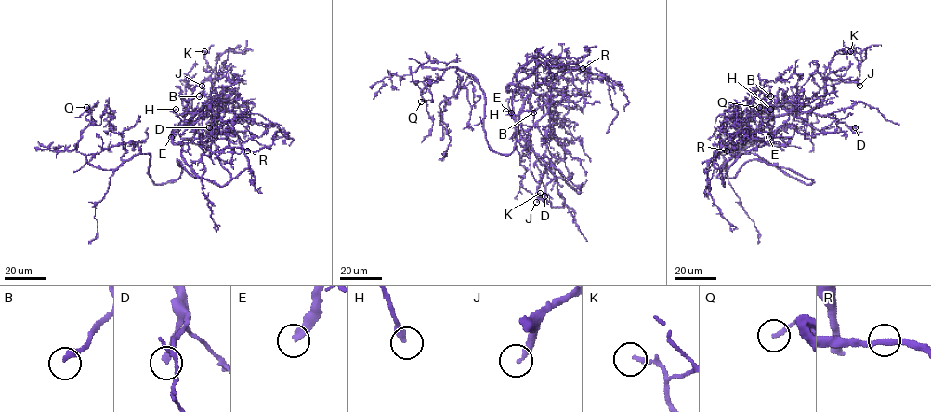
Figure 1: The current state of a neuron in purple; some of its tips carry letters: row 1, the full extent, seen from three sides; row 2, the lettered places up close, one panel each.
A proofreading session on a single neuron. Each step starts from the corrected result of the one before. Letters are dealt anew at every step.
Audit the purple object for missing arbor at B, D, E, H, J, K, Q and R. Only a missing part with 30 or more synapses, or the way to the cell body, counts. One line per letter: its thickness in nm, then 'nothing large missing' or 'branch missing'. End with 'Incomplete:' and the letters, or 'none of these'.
B: calibre 280 nm; nothing large missing
D: calibre 240 nm; branch missing
E: calibre 320 nm; branch missing
H: calibre 300 nm; nothing large missing
J: calibre 240 nm; branch missing
K: calibre 170 nm; nothing large missing
Q: calibre 170 nm; nothing large missing
R: calibre 260 nm; nothing large missing
Incomplete: D, E, J

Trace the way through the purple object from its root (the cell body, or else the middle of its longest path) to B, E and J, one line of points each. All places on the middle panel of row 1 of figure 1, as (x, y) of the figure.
B: (513, 96), (536, 65), (533, 59), (507, 90), (526, 87), (546, 95), (540, 97), (533, 112)
E: (513, 96), (536, 65), (533, 59), (507, 86), (530, 91), (524, 107), (517, 116), (505, 111)
J: (513, 96), (536, 65), (533, 59), (507, 90), (530, 91), (518, 114), (518, 131), (547, 166), (536, 202)

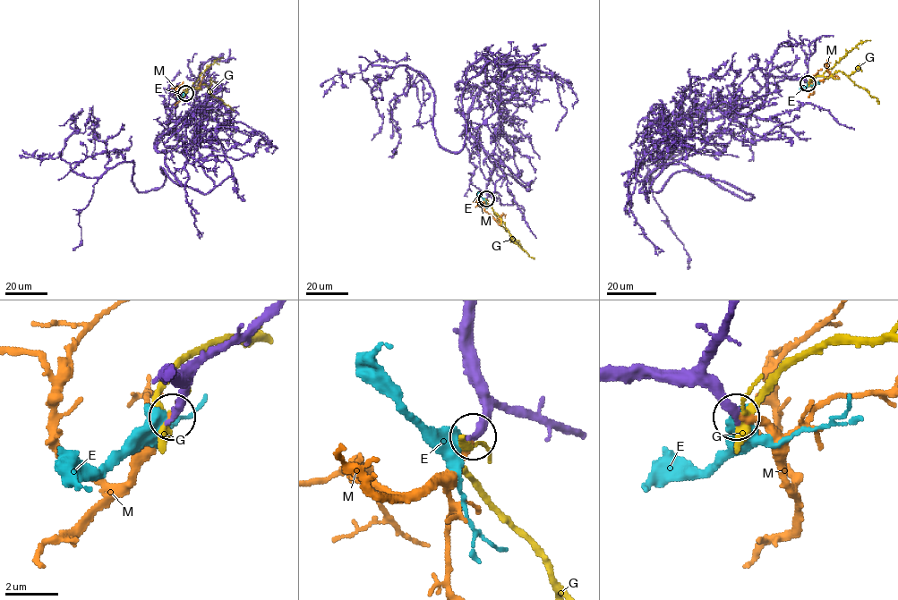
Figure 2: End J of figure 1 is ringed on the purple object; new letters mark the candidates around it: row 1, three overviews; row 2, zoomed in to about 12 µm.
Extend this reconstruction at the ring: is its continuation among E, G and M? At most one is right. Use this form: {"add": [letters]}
{"add": ["M"]}

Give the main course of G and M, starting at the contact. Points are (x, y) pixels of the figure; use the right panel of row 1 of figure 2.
G: (808, 83), (814, 77), (829, 77), (841, 71), (874, 97), (878, 104)
M: (808, 82), (813, 85), (831, 75), (837, 78), (833, 79), (827, 69), (826, 63), (830, 63)

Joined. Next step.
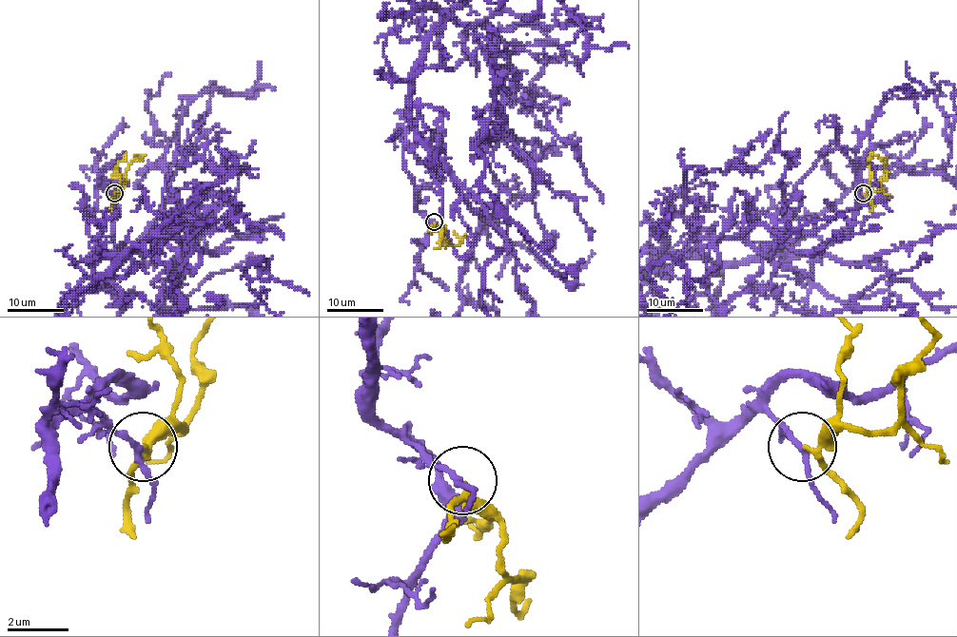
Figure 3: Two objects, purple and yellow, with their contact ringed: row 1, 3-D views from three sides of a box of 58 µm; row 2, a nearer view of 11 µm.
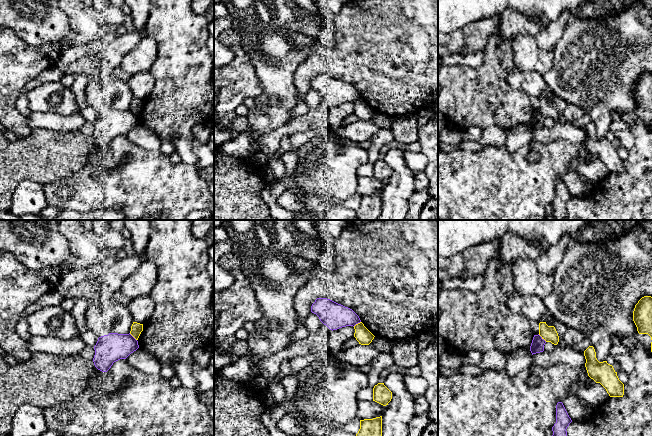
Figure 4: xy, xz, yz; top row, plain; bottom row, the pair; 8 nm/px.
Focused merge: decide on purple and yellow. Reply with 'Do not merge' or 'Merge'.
Do not merge

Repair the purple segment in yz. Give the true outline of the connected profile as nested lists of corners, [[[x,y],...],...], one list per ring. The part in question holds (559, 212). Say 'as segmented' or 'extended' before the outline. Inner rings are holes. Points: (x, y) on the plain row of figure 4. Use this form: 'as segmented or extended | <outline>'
as segmented | [[[562,178],[556,181],[556,199],[552,203],[552,216],[555,220],[564,220],[567,215],[567,203],[572,198]]]

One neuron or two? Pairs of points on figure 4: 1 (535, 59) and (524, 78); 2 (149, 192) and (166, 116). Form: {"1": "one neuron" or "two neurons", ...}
{"1": "two neurons", "2": "two neurons"}

